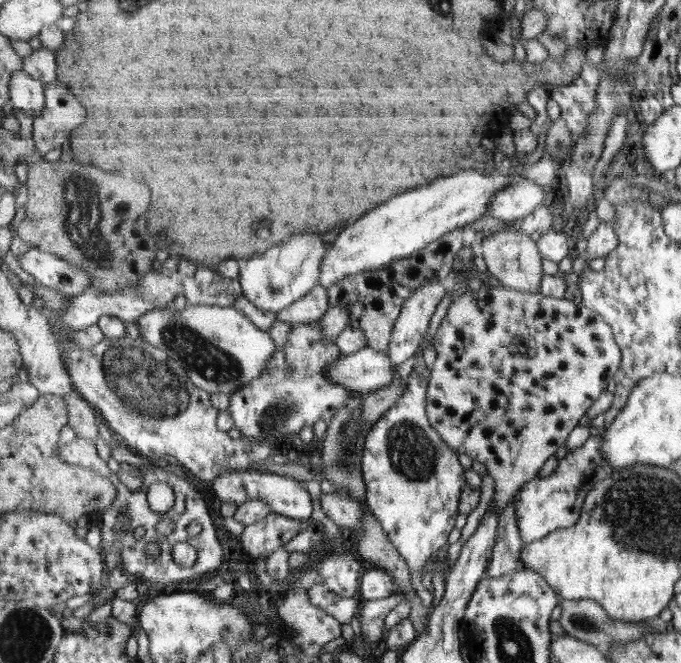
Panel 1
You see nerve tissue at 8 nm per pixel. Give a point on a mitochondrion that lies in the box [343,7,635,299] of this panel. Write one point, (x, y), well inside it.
(558, 37)

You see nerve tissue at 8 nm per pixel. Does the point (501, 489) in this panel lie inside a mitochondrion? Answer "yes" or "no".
no

